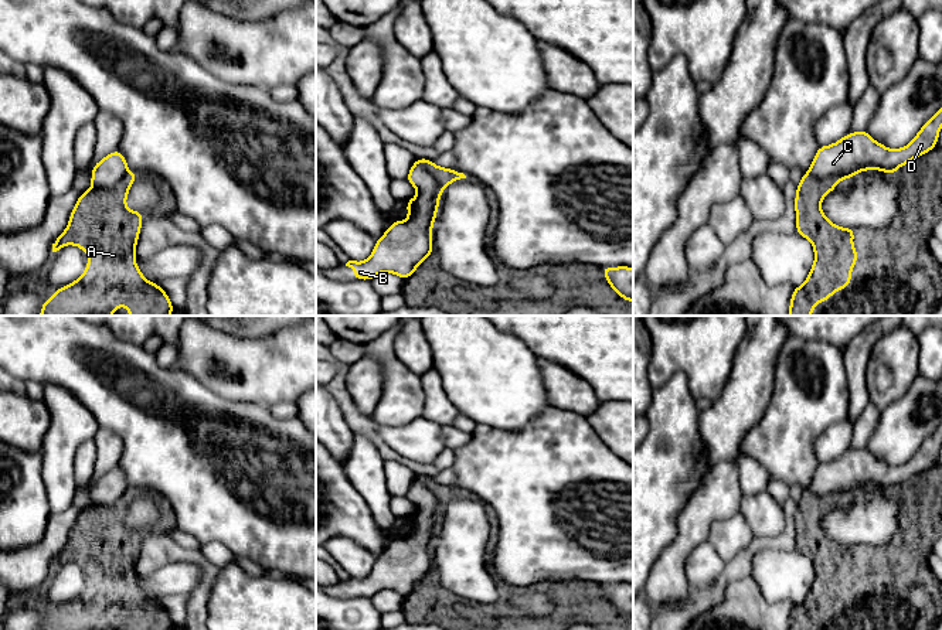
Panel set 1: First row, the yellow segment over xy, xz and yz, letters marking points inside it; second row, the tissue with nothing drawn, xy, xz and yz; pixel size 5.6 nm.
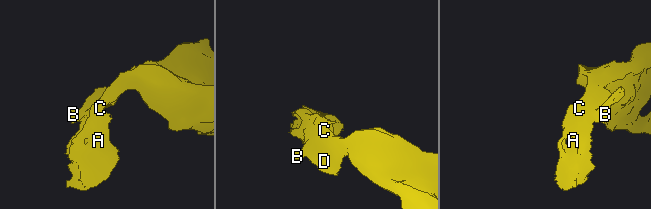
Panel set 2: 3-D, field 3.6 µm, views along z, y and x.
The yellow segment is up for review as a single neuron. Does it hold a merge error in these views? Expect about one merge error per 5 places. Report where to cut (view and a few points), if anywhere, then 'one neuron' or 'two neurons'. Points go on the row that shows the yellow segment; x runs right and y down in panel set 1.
xz (415, 162), (437, 181), (438, 200) | two neurons

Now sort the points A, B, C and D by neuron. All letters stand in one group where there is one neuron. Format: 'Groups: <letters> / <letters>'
Groups: A / B C D

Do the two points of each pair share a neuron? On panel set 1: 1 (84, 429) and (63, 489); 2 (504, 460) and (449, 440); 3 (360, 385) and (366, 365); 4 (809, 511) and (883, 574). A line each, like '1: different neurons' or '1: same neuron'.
1: same neuron
2: different neurons
3: same neuron
4: same neuron

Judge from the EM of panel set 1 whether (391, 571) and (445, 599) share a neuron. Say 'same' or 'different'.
different

